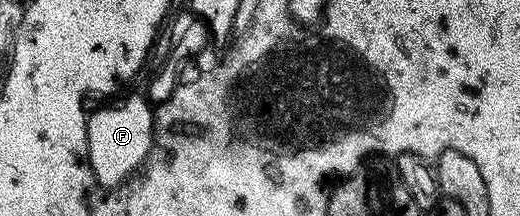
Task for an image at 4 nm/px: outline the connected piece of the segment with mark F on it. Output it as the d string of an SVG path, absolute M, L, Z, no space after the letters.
M134 93L123 104L117 107L101 109L95 113L89 113L86 118L88 131L88 161L96 184L103 189L115 189L136 174L148 160L149 153L155 144L155 113L152 106L142 98L142 94Z

